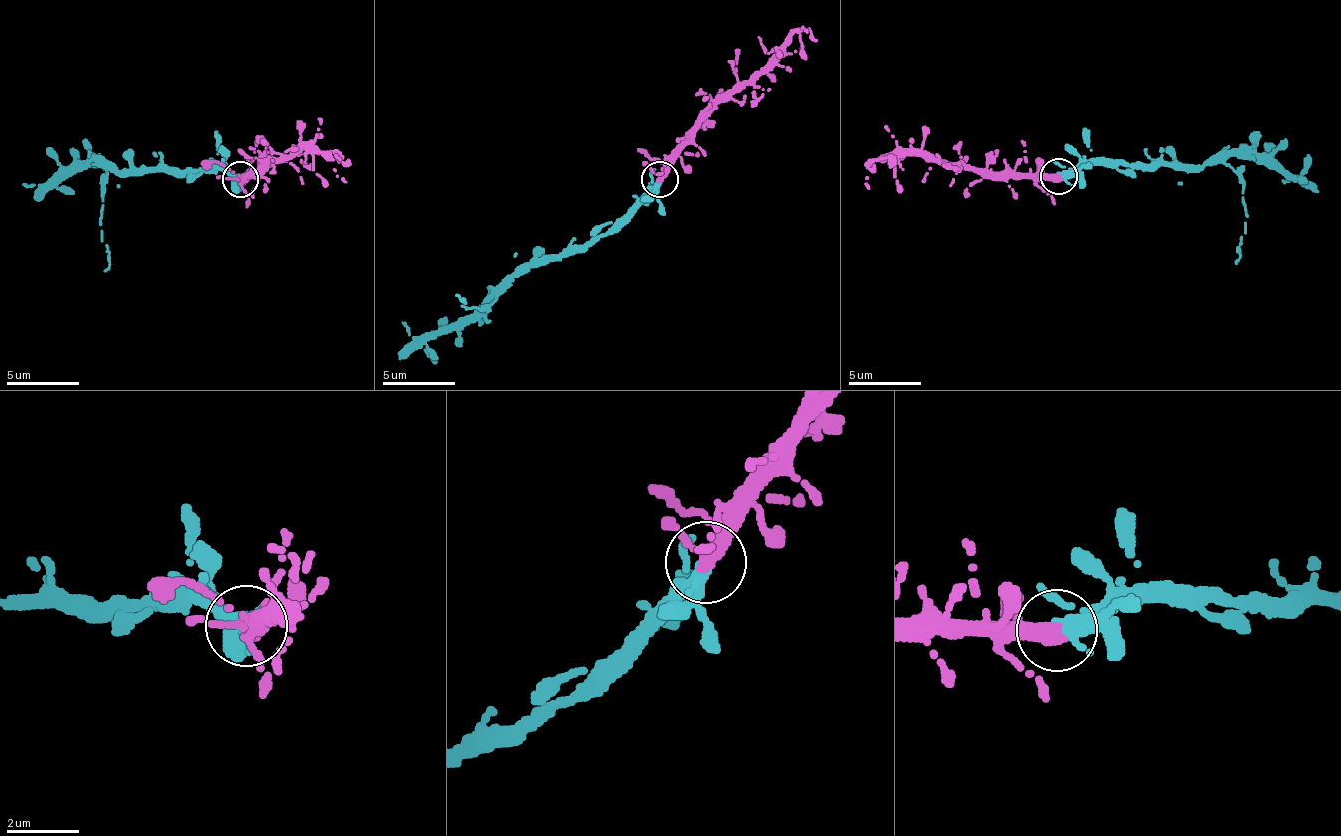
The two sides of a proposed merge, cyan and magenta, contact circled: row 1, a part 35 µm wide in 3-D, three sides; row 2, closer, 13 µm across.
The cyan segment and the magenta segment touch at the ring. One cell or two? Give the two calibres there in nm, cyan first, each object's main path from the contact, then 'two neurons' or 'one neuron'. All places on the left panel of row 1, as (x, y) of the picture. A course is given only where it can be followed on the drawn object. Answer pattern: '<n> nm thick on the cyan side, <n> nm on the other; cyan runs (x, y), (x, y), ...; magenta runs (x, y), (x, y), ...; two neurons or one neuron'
320 nm thick on the cyan side, 280 nm on the other; cyan runs (239, 180), (226, 171), (124, 172), (90, 163), (58, 171), (39, 201); magenta runs (239, 180), (266, 171), (299, 150), (316, 146), (337, 159), (343, 167), (335, 177), (345, 181); one neuron

